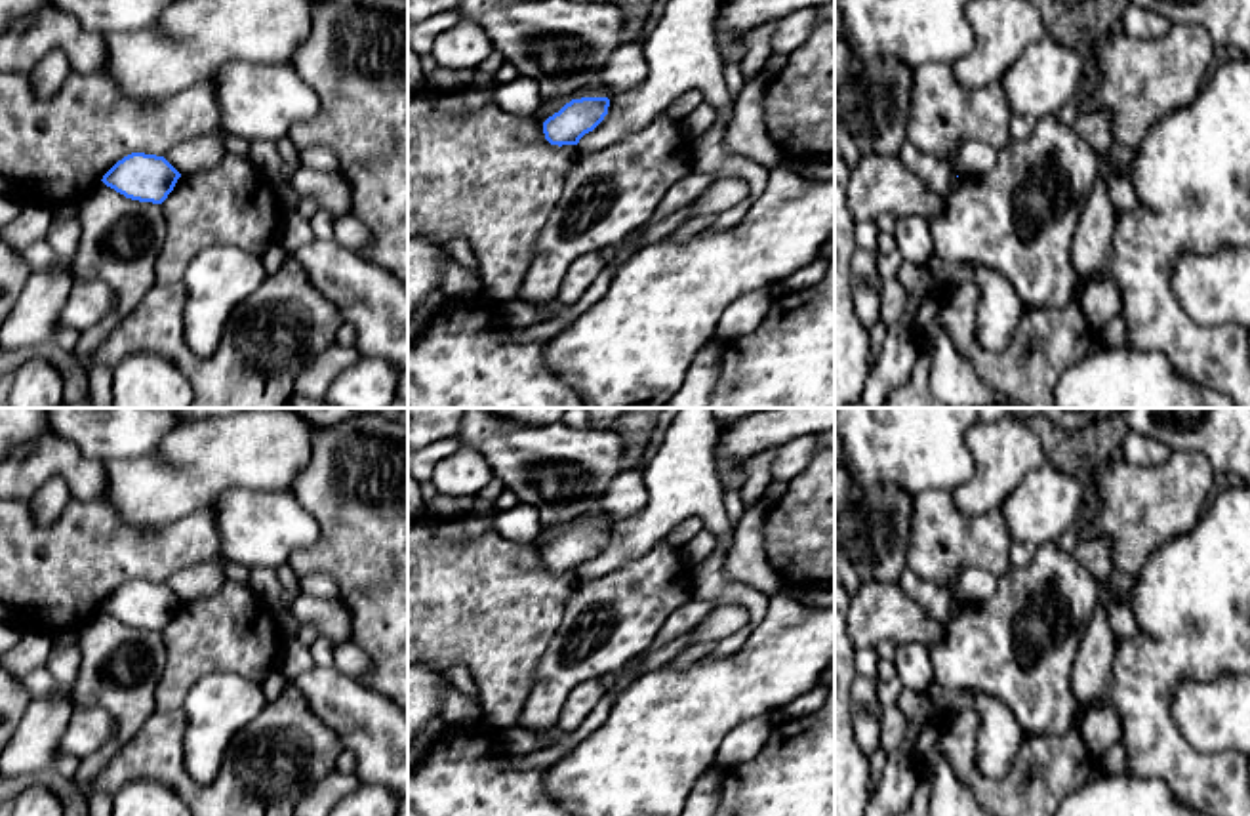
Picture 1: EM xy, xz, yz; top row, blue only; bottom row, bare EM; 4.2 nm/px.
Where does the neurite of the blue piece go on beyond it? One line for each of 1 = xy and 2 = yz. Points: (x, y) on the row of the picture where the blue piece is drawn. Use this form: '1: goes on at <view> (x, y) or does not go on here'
1: does not go on here
2: does not go on here

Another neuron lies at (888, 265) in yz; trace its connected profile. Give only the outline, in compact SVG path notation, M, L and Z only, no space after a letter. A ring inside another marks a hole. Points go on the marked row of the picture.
M896 250L892 254L880 254L877 252L877 267L882 280L892 280L899 273L899 267L903 263L901 254Z

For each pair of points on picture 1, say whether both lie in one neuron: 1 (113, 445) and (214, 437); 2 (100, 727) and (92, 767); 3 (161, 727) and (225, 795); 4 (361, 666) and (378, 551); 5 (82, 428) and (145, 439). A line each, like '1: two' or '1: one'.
1: two
2: two
3: one
4: two
5: one

